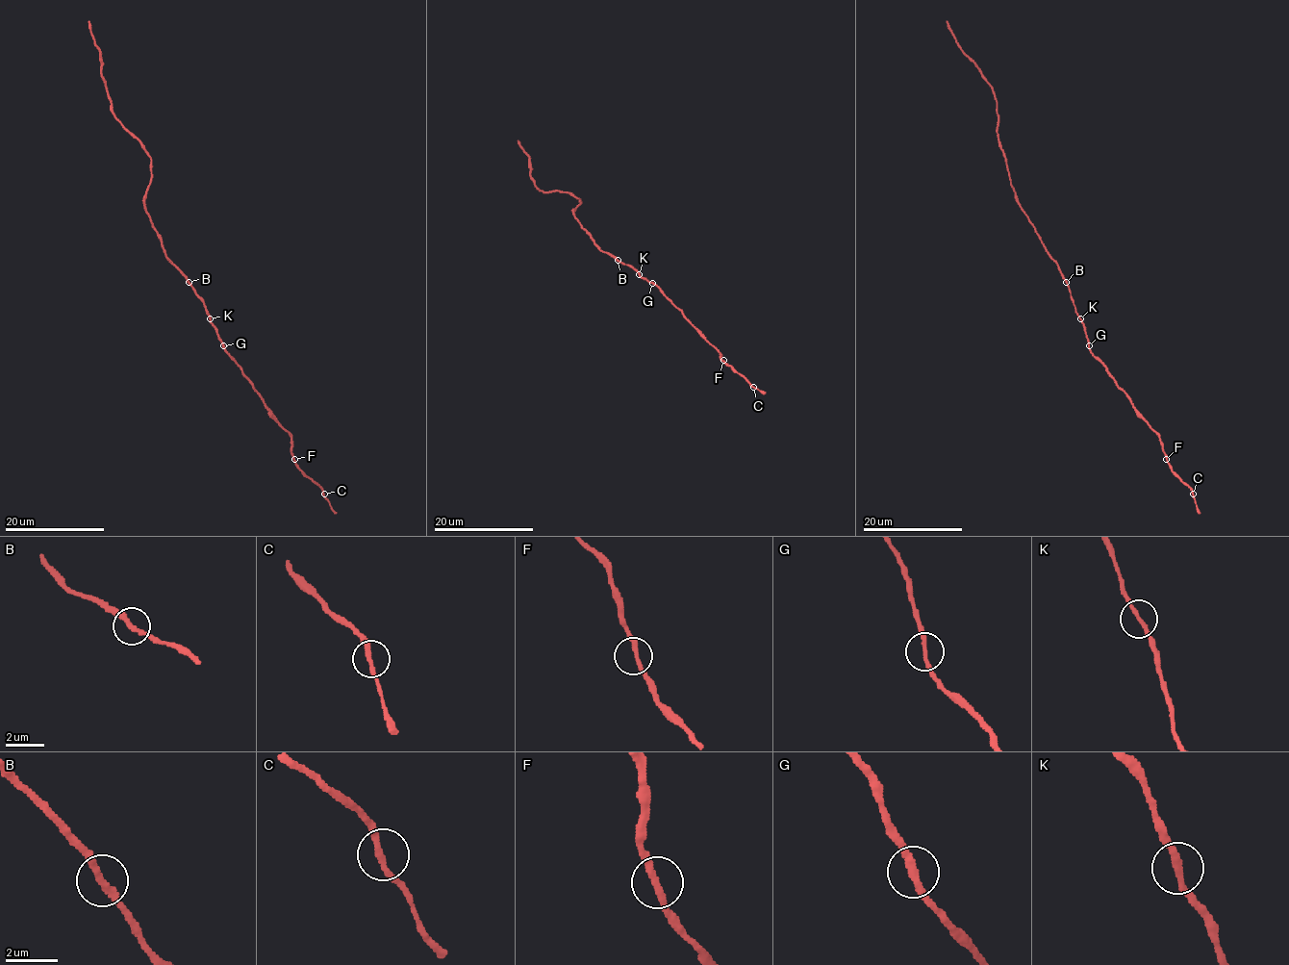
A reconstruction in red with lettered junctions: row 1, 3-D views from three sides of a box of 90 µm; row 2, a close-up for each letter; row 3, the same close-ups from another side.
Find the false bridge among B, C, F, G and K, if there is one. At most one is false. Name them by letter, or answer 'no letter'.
no letter

